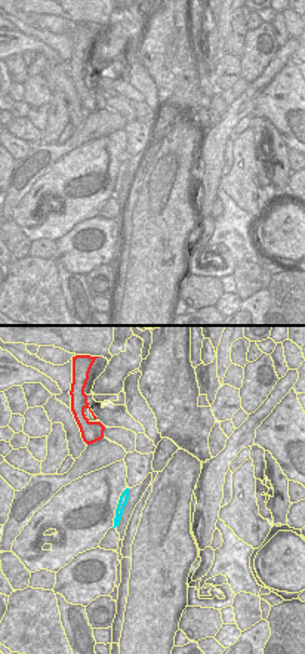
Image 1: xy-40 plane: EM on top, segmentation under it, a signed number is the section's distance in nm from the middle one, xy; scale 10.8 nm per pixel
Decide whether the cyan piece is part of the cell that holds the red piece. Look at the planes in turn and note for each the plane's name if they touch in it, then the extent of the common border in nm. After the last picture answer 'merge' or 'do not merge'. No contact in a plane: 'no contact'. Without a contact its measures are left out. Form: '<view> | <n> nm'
no contact

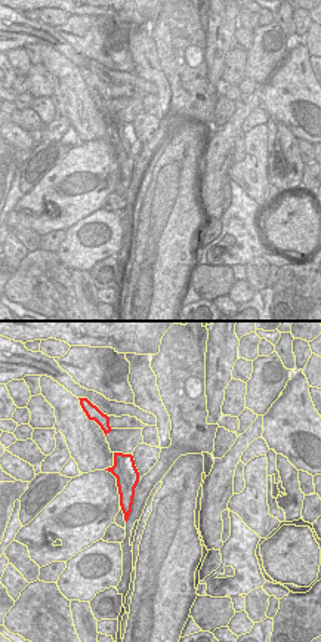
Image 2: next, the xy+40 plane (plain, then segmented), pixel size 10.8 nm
no contact

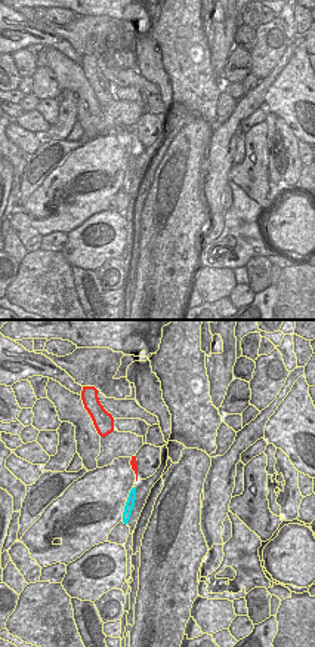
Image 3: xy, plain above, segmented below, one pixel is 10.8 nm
no contact

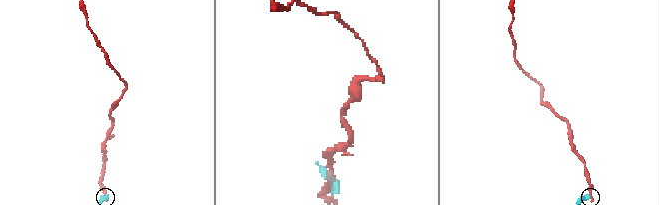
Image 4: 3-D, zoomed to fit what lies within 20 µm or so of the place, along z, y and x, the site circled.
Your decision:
do not merge

